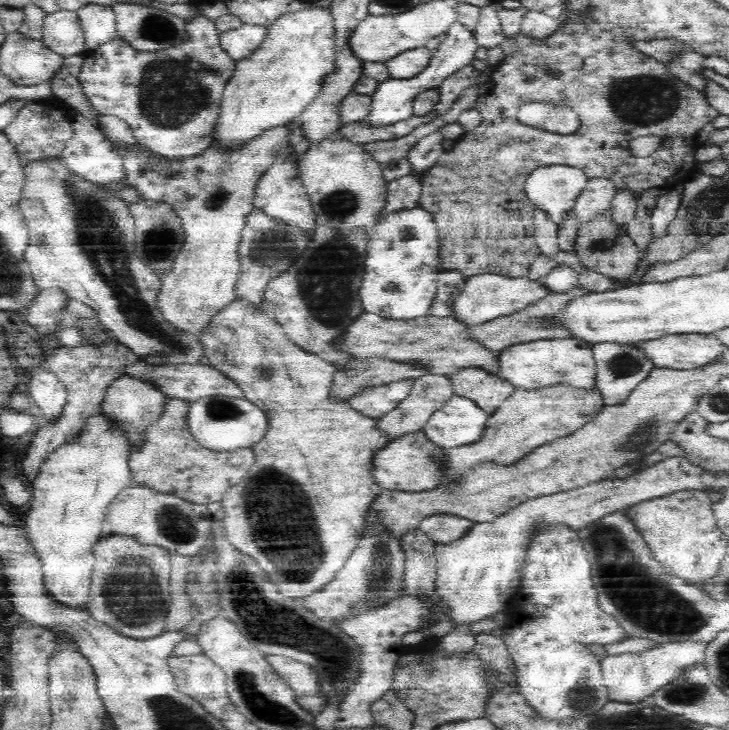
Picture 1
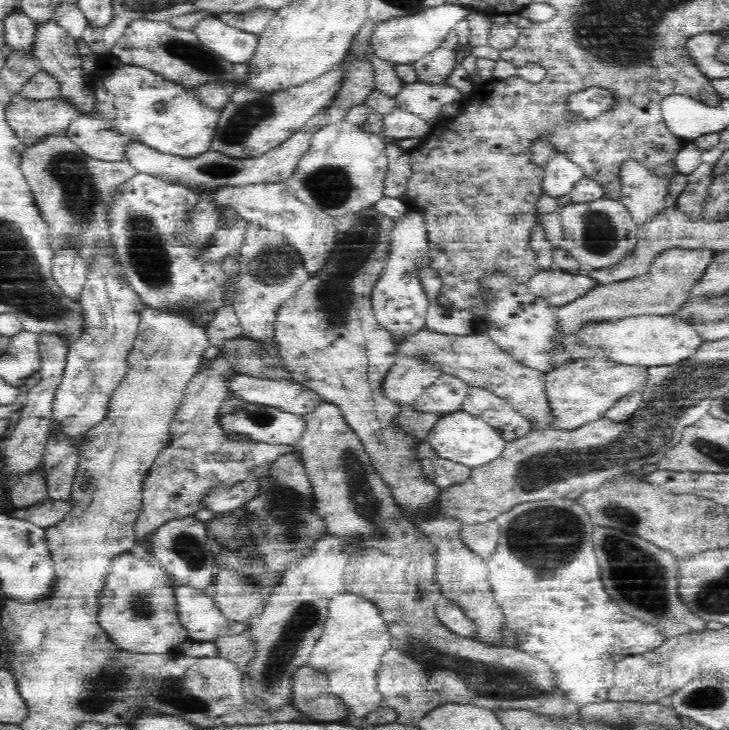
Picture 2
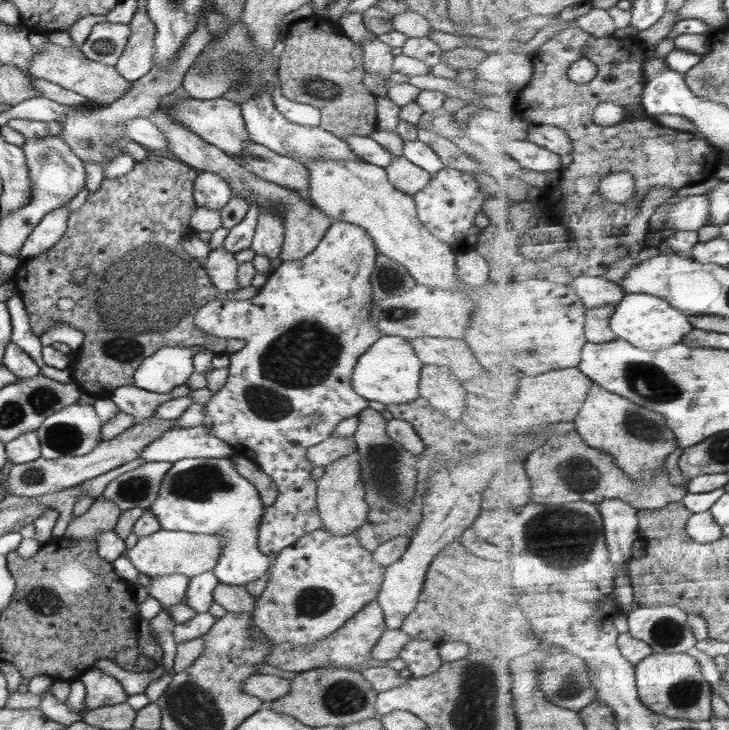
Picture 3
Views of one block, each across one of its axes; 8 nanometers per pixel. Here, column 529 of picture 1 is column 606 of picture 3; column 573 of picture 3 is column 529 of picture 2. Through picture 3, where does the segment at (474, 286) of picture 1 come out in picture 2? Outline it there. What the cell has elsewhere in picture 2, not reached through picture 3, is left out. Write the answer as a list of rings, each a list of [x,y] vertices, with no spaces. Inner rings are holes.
[[[543,268],[527,283],[532,293],[547,297],[557,307],[584,299],[589,292],[603,286],[596,277],[580,274],[579,271]]]

